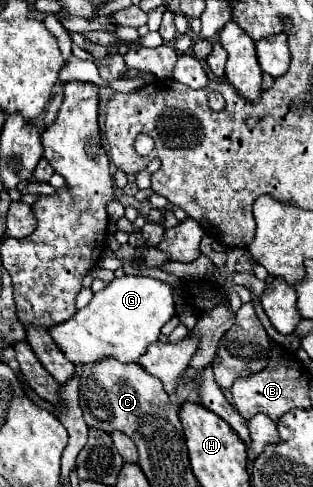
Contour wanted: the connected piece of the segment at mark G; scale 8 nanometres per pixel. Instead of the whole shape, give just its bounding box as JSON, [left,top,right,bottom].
[48,275,174,365]

